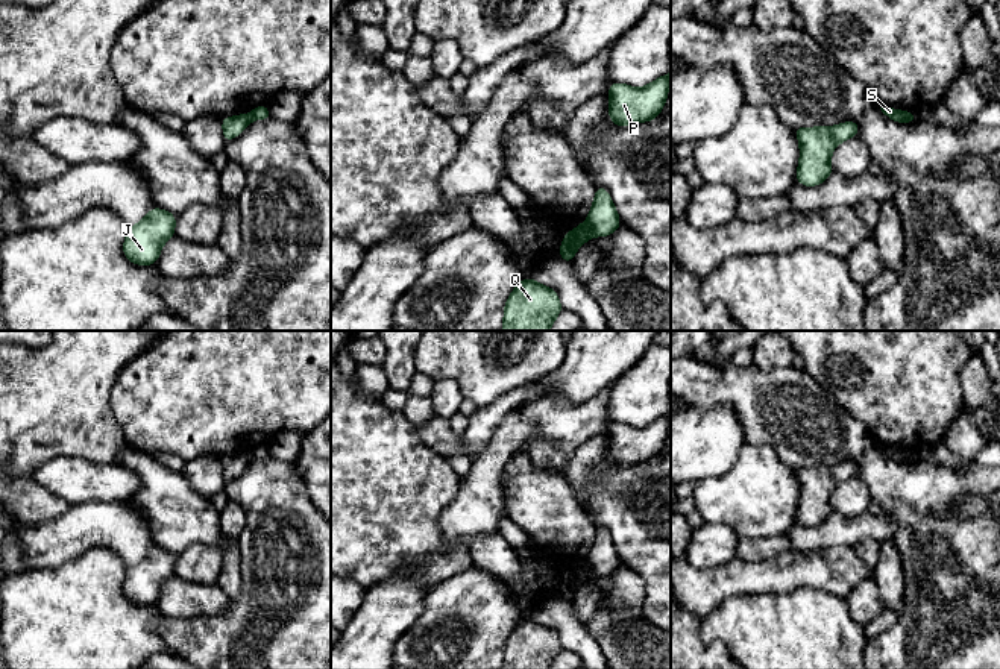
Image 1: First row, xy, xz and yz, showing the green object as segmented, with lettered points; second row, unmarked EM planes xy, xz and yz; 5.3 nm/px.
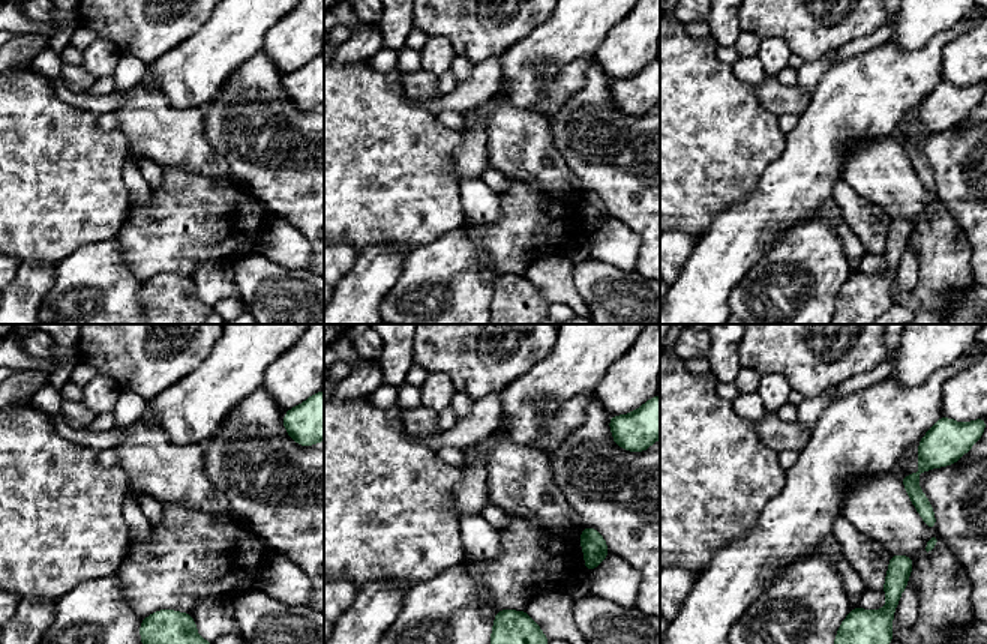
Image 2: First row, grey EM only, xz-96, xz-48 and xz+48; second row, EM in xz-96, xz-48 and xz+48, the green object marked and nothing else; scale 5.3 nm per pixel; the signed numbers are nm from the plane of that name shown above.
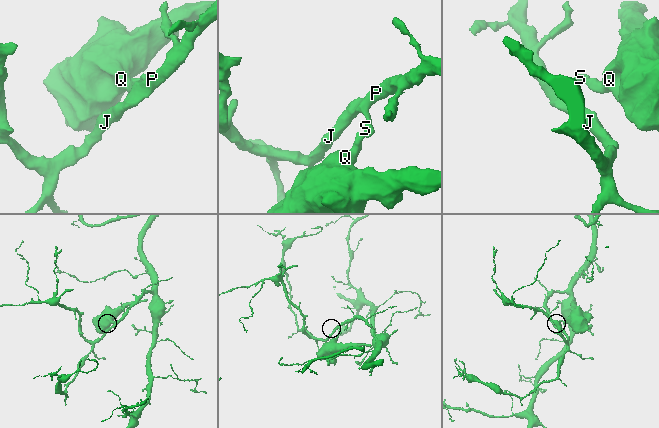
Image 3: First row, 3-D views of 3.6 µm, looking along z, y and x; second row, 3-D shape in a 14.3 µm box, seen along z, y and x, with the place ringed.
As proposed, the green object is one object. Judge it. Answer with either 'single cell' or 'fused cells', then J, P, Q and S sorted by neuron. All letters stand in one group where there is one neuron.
fused cells | J P S / Q

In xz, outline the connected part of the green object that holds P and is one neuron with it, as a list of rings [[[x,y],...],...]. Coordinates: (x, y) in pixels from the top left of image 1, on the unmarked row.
[[[671,411],[643,428],[612,422],[608,426],[608,455],[616,466],[656,460],[665,446]]]

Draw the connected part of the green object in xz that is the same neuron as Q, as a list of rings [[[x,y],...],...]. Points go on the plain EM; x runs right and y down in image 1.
[[[524,617],[505,642],[502,669],[551,669],[561,651],[555,630]]]

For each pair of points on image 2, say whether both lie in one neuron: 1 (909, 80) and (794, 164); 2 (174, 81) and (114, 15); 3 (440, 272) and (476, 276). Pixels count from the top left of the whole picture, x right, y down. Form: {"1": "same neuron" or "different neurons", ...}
{"1": "same neuron", "2": "different neurons", "3": "same neuron"}

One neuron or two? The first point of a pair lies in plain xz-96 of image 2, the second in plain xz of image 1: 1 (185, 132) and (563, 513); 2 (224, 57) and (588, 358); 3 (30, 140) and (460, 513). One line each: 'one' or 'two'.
1: one
2: one
3: two

